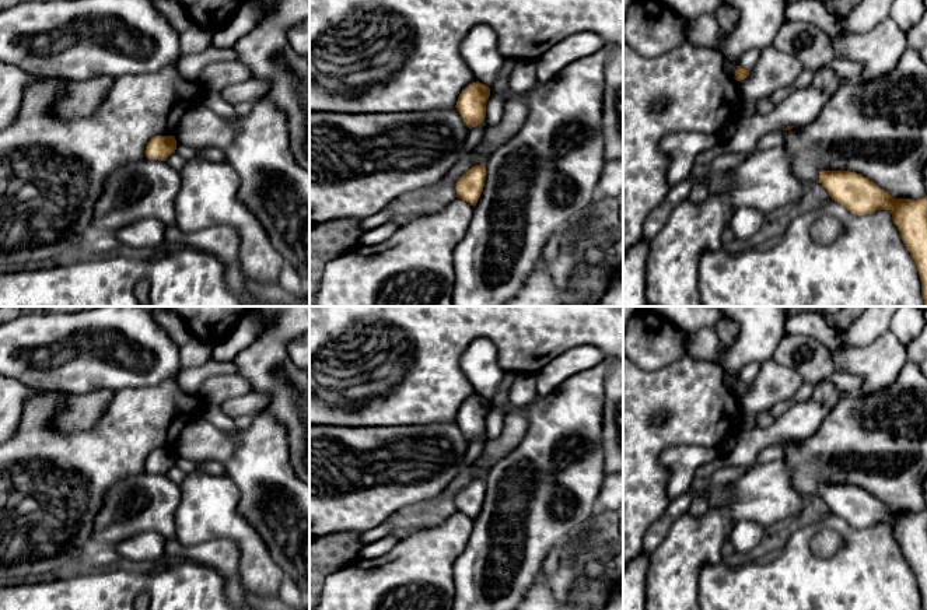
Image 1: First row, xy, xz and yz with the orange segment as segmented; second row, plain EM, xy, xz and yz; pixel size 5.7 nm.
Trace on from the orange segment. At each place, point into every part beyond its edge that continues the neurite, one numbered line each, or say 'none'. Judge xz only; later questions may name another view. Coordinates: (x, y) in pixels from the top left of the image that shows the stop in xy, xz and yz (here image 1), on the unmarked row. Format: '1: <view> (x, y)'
none

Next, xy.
none

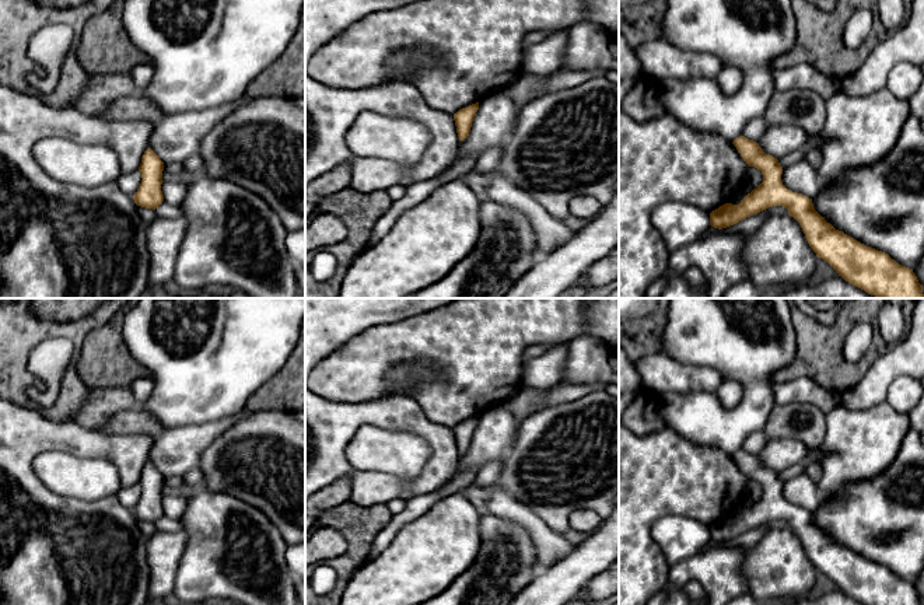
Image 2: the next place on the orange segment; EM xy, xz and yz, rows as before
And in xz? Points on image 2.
none

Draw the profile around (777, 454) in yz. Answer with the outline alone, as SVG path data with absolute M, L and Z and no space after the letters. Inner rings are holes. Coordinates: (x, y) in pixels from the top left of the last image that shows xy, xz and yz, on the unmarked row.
M767 438L762 451L756 455L766 468L780 473L784 469L801 464L809 450L794 438Z

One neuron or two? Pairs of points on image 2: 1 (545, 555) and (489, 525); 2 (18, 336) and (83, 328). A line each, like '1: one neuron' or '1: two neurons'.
1: two neurons
2: one neuron

